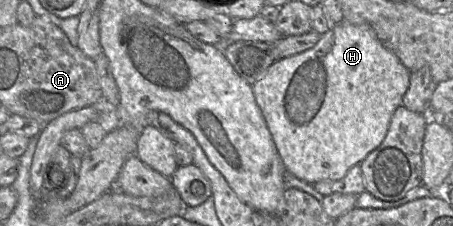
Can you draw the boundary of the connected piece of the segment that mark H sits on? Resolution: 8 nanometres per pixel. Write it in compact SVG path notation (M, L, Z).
M343 21L332 25L328 32L321 35L314 47L299 54L276 60L265 73L253 84L256 103L266 121L278 153L287 172L309 184L322 180L340 180L348 170L360 163L384 140L395 110L402 104L402 99L410 83L410 71L399 58L387 49L377 38L376 33L367 25L354 25Z

